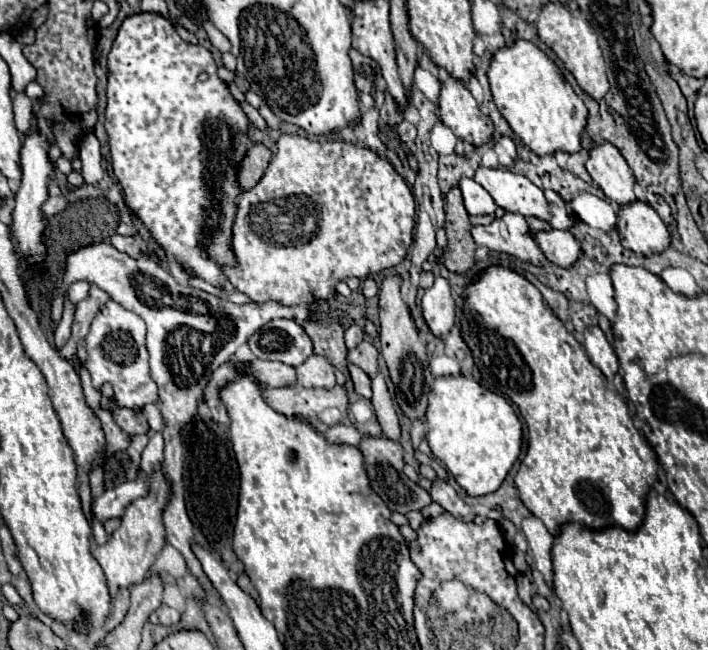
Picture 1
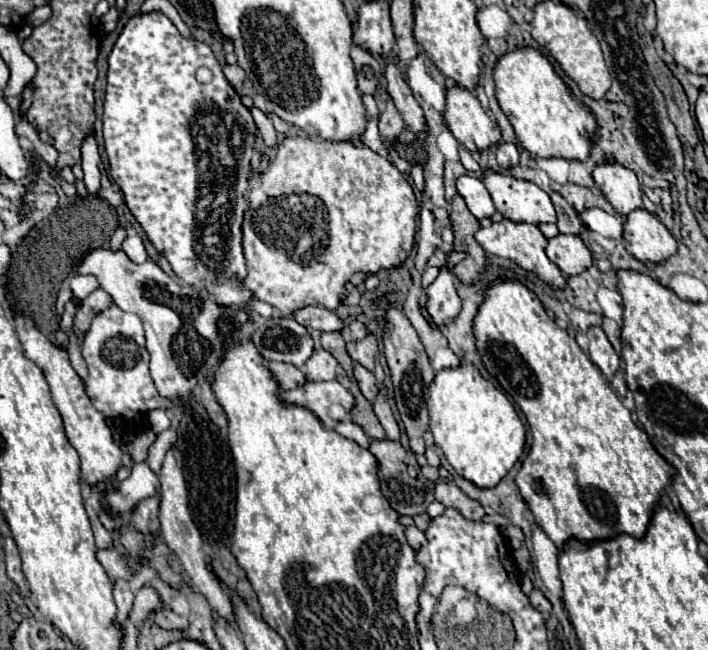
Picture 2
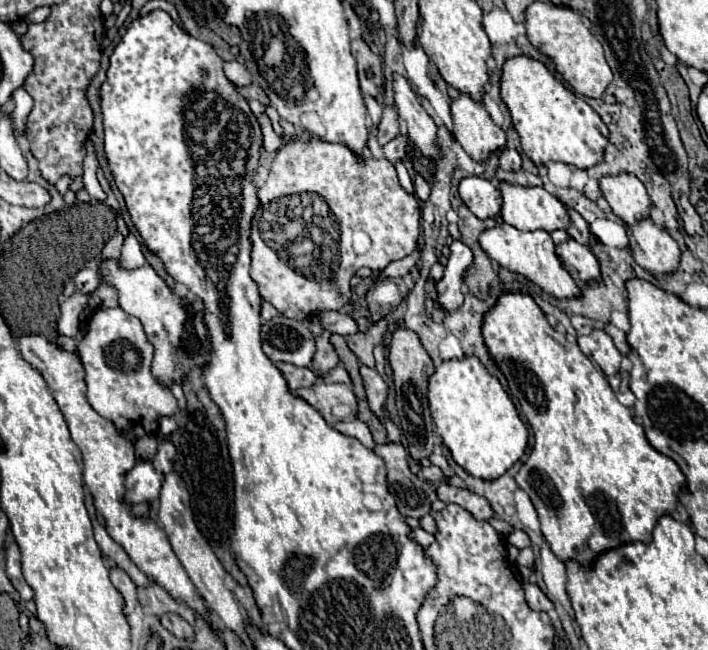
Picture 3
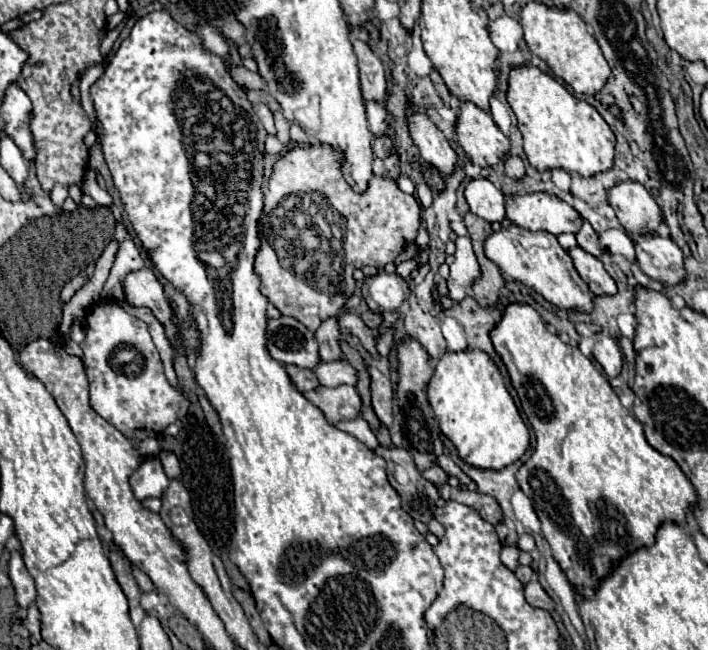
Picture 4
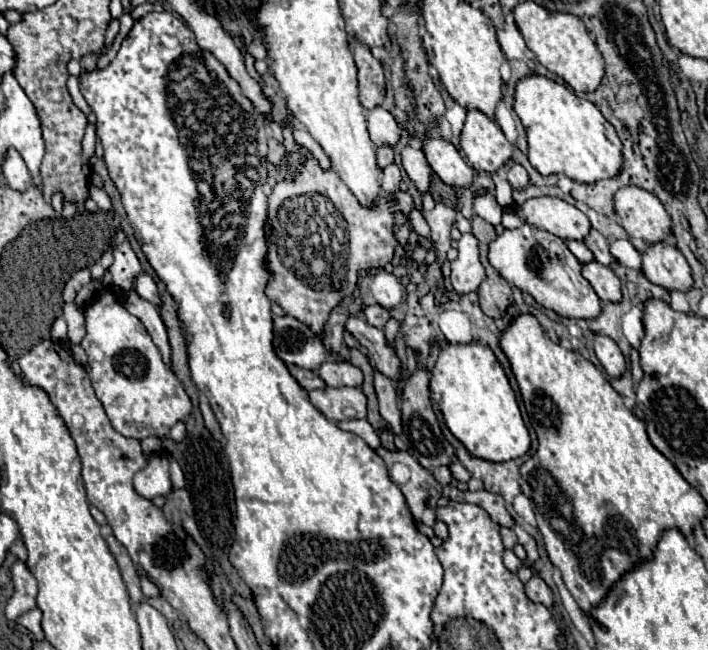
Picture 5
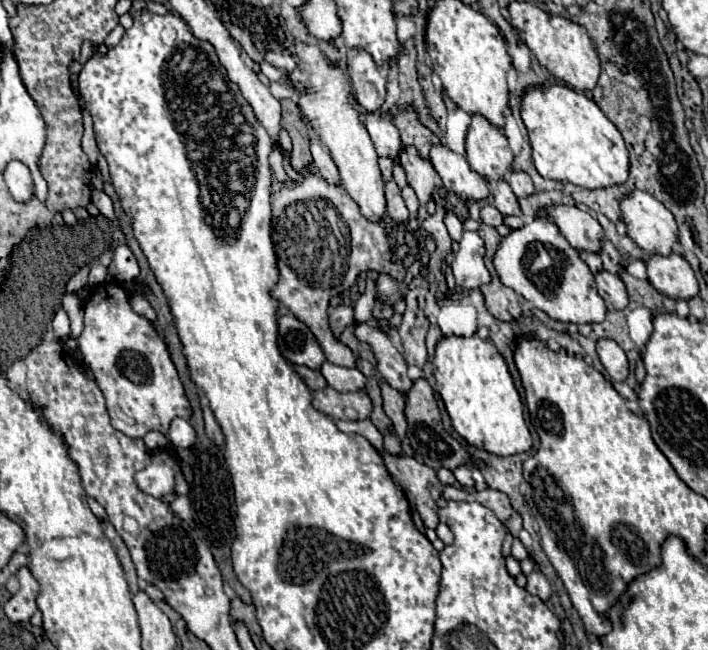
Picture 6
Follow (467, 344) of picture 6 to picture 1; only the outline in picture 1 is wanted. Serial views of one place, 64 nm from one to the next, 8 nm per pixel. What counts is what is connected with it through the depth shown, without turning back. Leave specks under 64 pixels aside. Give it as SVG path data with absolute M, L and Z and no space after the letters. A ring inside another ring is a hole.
M464 374L438 376L434 380L426 422L426 440L434 456L444 462L448 472L470 496L496 492L522 450L522 424L508 400Z

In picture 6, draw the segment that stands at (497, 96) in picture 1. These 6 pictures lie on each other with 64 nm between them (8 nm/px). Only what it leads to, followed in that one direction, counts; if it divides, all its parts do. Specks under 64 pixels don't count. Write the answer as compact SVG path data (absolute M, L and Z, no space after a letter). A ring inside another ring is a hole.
M548 86L546 92L528 90L522 98L522 120L530 134L534 166L542 178L572 182L596 190L626 182L630 154L618 128L584 94L568 86Z

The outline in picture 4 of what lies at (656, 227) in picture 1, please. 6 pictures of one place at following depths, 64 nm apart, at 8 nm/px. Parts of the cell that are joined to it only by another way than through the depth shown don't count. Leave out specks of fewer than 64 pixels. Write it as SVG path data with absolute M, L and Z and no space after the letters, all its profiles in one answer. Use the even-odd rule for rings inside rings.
M642 234L634 238L638 266L646 276L666 286L678 286L686 280L682 250L658 234Z

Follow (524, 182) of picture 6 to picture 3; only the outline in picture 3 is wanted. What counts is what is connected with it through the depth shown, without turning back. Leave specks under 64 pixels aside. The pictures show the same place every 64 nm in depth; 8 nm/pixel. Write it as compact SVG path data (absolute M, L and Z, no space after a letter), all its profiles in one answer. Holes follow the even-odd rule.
M502 150L500 154L500 168L502 170L508 170L508 172L516 172L522 168L522 160L520 160L520 154L516 150Z

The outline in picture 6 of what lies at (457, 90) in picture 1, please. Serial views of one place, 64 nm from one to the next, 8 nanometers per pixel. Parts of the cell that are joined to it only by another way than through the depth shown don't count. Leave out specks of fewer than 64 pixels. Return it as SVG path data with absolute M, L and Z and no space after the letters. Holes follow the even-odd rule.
M472 116L466 138L466 154L470 168L484 180L502 180L512 172L514 154L506 136L482 116Z

